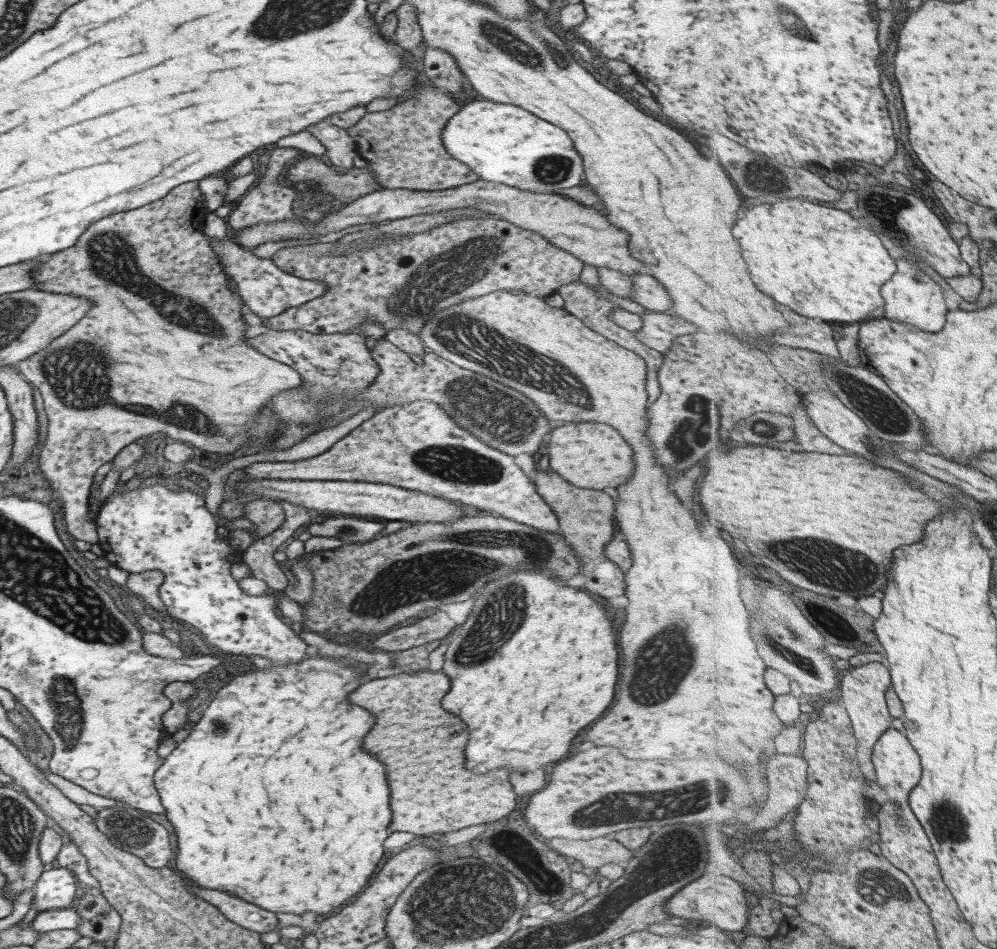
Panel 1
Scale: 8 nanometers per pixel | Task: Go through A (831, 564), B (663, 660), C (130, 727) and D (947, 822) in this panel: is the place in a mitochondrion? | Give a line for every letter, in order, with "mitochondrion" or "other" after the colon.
A: mitochondrion
B: mitochondrion
C: other
D: mitochondrion

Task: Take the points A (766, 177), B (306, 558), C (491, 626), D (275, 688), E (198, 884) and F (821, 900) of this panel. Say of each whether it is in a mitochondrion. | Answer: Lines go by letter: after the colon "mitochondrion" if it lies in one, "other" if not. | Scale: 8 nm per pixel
A: mitochondrion
B: other
C: mitochondrion
D: other
E: other
F: other

